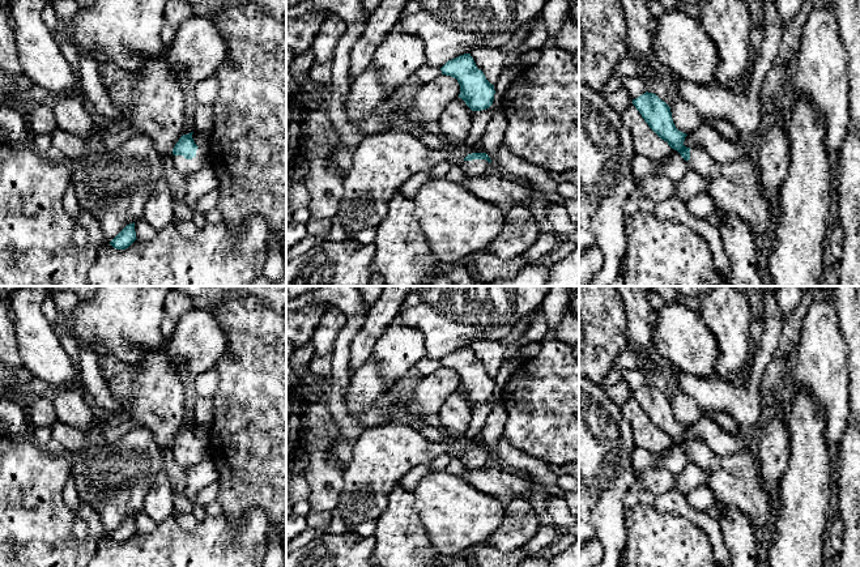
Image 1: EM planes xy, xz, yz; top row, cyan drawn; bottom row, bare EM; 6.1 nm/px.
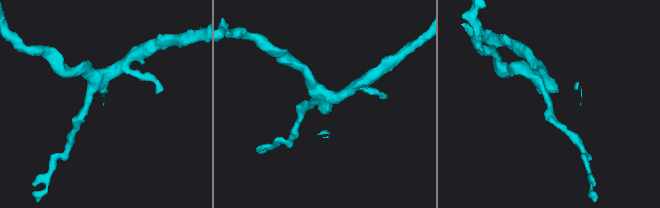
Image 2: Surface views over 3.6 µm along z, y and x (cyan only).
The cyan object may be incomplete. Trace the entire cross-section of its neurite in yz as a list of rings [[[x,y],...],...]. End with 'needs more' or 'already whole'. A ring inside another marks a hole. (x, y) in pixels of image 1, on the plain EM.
[[[646,384],[633,392],[633,397],[648,419],[681,447],[687,461],[707,474],[706,485],[718,503],[748,515],[755,532],[771,529],[775,506],[762,482],[755,452],[746,448],[721,457],[703,442],[686,440],[684,434],[687,427],[676,421],[670,400],[653,385]]]; needs more

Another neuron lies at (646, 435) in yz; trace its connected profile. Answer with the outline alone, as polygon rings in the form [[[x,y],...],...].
[[[630,397],[621,410],[633,429],[637,447],[644,448],[652,455],[663,455],[670,449],[672,440],[648,419],[634,397]]]

